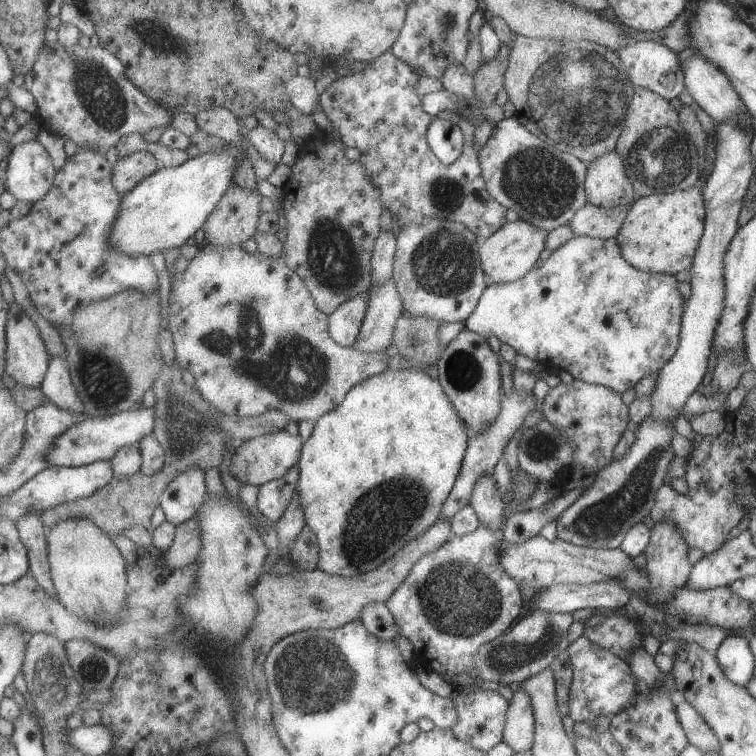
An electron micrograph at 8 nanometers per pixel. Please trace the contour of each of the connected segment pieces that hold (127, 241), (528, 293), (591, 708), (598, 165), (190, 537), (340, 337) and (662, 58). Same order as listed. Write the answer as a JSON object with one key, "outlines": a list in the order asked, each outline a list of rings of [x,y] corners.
{"outlines":[[[[232,143],[224,150],[212,150],[190,158],[178,167],[164,167],[123,196],[122,214],[114,230],[114,246],[128,254],[154,254],[180,248],[206,227],[210,214],[218,209],[238,178],[238,166],[246,162],[249,146]]],[[[576,235],[575,238],[554,250],[546,262],[541,262],[533,267],[523,278],[506,284],[490,283],[481,298],[480,305],[474,310],[473,315],[464,322],[464,325],[467,330],[476,332],[482,338],[488,339],[490,336],[496,336],[500,343],[512,346],[518,355],[524,355],[533,361],[543,363],[548,368],[568,371],[575,380],[606,386],[606,388],[622,395],[628,389],[635,389],[637,383],[648,374],[659,372],[664,364],[675,356],[679,346],[680,315],[684,313],[682,307],[684,301],[685,299],[679,290],[679,282],[674,276],[637,270],[622,257],[620,246],[615,238],[602,240]]],[[[584,635],[568,649],[573,680],[569,689],[569,715],[576,722],[590,721],[598,716],[614,717],[634,704],[638,690],[629,662],[596,646]]],[[[616,150],[604,154],[587,166],[585,194],[588,203],[598,208],[630,206],[635,202],[638,197],[636,186],[626,175]]],[[[194,518],[178,526],[176,543],[172,548],[164,550],[164,562],[166,566],[176,570],[184,566],[196,563],[202,554],[204,542],[202,542],[202,520]]],[[[370,295],[346,302],[335,314],[331,315],[331,334],[344,347],[355,347],[366,320]]],[[[633,41],[628,46],[622,46],[616,50],[624,72],[628,74],[630,82],[634,87],[646,88],[656,92],[668,101],[685,92],[684,74],[676,52],[665,45],[653,41]]]]}

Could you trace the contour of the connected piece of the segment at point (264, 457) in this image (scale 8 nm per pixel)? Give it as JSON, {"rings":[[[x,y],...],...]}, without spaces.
{"rings":[[[280,430],[276,434],[266,434],[266,436],[240,443],[235,449],[230,465],[231,474],[240,481],[241,485],[251,484],[261,488],[271,481],[284,478],[296,464],[300,463],[304,446],[301,436],[294,436],[287,430]]]}

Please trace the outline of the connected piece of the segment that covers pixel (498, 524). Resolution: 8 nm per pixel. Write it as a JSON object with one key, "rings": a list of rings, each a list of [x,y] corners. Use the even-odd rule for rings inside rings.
{"rings":[[[484,474],[470,494],[470,506],[474,508],[482,526],[490,528],[504,528],[506,525],[506,505],[502,502],[502,495],[498,489],[496,480],[490,474]]]}

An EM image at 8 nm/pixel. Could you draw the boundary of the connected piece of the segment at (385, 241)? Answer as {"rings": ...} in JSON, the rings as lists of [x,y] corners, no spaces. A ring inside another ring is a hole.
{"rings":[[[382,230],[380,238],[378,238],[377,249],[374,258],[374,284],[370,290],[374,290],[374,286],[388,282],[392,276],[395,276],[396,258],[398,255],[398,237],[393,232]]]}

